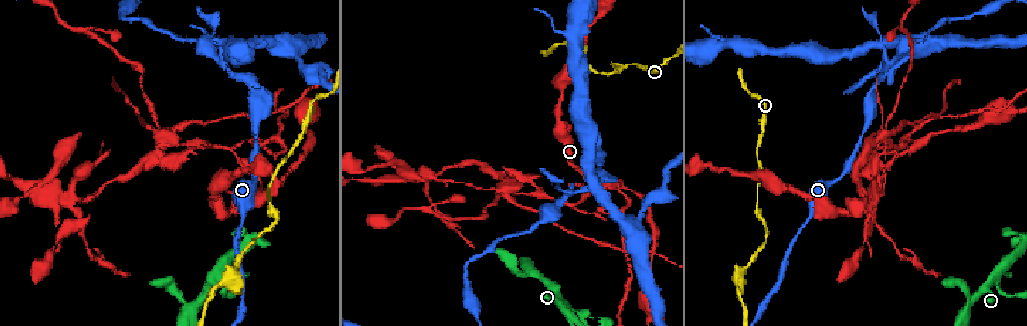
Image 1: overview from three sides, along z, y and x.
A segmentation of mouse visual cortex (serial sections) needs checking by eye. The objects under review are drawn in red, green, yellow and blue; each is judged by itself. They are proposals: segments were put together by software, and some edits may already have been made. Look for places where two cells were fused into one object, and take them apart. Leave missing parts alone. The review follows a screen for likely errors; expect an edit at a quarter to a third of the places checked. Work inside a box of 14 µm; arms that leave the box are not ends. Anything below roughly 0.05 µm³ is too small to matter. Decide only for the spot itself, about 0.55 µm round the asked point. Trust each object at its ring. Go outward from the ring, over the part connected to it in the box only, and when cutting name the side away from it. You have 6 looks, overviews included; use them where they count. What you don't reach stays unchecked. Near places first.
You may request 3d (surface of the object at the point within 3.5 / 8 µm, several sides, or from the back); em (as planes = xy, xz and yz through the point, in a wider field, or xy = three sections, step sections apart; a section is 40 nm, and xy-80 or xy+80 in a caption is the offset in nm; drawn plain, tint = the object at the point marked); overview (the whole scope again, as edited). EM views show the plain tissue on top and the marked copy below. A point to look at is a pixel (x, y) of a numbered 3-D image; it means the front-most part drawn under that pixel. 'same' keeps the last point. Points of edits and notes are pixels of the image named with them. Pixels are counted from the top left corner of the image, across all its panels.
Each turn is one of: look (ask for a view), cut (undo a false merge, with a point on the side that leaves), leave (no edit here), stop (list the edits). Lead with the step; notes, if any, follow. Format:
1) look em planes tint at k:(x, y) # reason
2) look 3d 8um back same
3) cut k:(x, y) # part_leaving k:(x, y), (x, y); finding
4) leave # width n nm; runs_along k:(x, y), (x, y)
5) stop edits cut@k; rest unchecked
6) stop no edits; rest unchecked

look 3d 3.5um at 1:(867, 210) # calibre changes

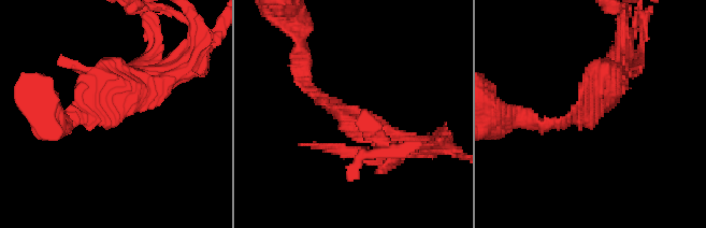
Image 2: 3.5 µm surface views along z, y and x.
look em xy step 3 tint at 2:(586, 114)

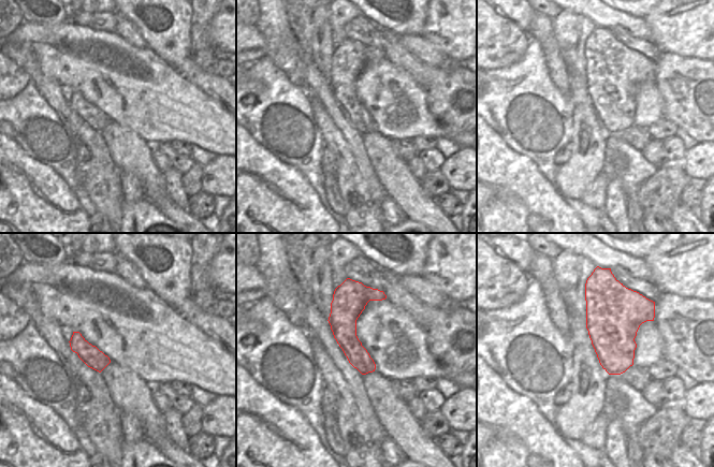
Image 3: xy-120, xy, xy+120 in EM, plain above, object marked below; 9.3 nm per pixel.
look em xy step 5 tint same # cut it another way

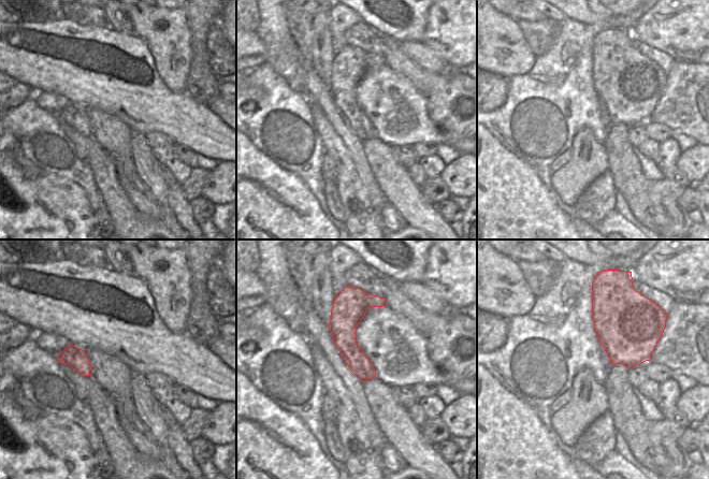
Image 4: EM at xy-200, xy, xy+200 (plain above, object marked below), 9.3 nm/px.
leave # all the same cell

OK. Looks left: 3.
look 3d 3.5um at 1:(268, 199) # narrows sharply

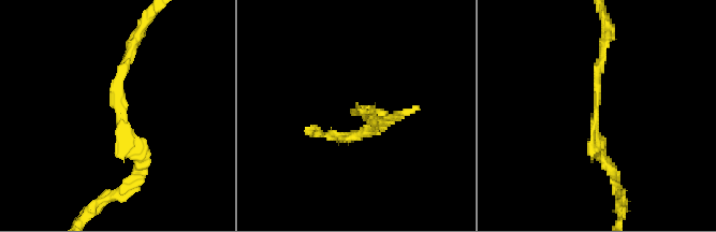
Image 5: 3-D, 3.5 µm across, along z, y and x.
look em xy step 2 tint at 5:(596, 116) # arm_widths 150, 200 nm

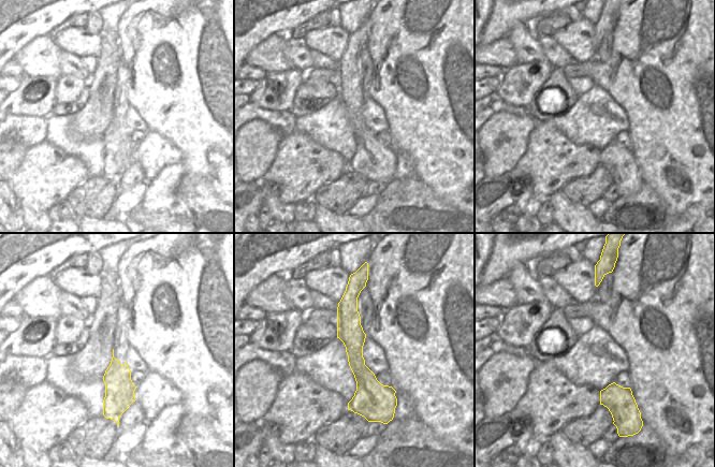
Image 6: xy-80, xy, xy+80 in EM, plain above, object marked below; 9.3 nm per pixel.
leave # runs_along 6:(346, 297), (363, 375), (363, 409); one cell here

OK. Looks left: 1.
stop no edits; rest unchecked

